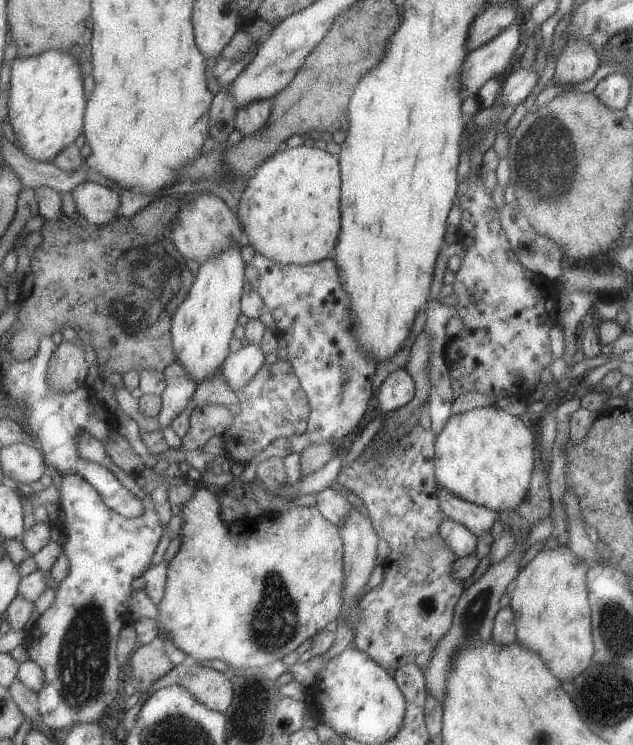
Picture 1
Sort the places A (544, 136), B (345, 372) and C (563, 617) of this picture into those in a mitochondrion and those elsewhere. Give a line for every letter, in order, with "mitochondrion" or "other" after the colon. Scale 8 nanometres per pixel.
A: mitochondrion
B: mitochondrion
C: other

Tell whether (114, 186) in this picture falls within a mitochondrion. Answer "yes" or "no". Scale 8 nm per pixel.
no

